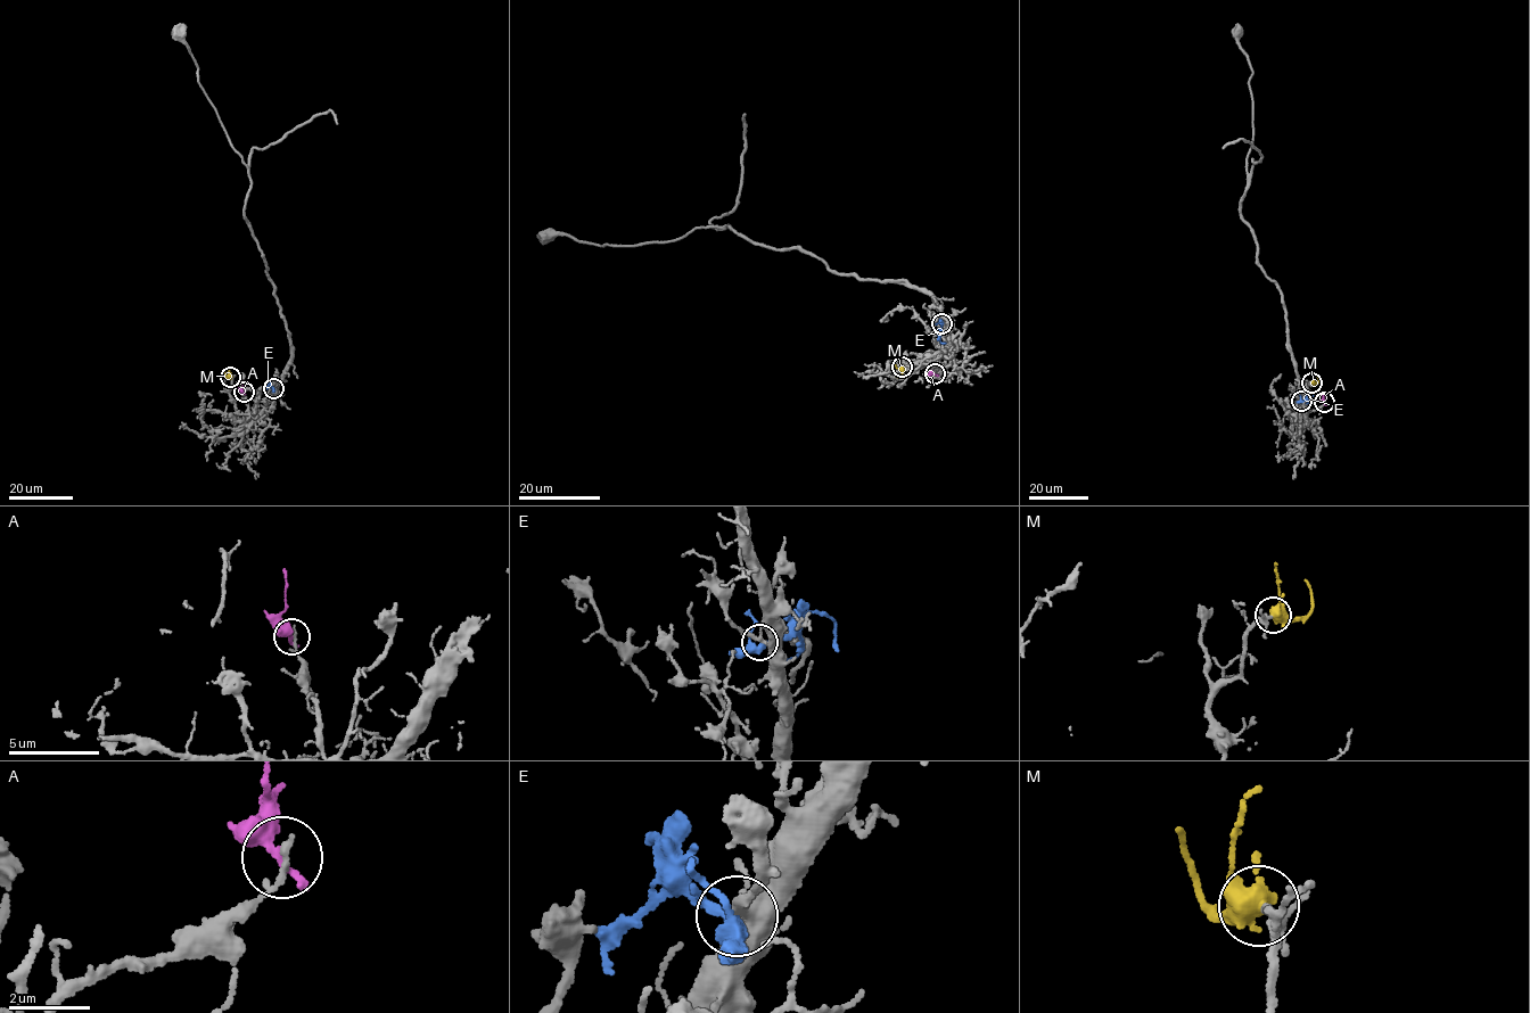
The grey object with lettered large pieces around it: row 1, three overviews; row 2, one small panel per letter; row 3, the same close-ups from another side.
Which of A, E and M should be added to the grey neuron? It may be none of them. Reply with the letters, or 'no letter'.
M

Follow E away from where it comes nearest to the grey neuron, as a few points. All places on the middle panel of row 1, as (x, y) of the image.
E: (942, 323), (939, 339), (946, 343)

